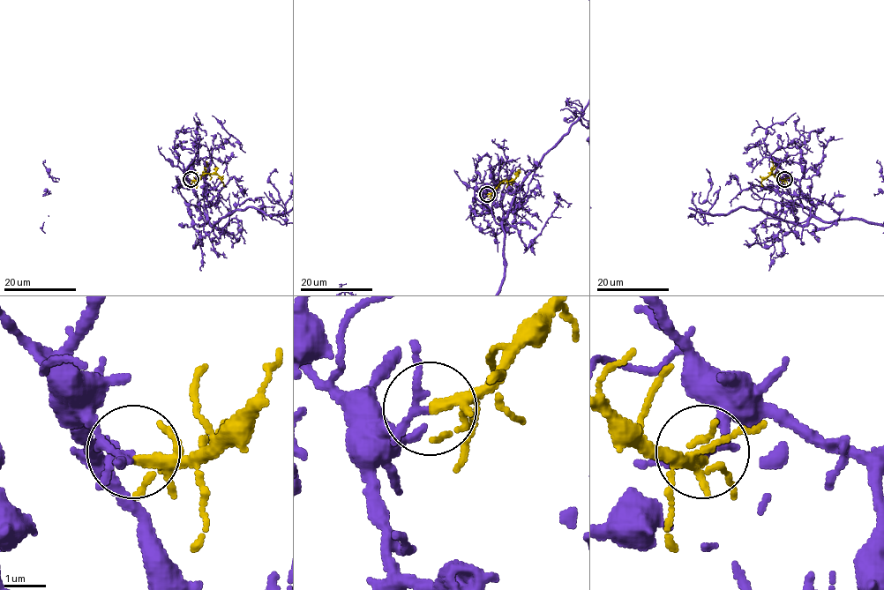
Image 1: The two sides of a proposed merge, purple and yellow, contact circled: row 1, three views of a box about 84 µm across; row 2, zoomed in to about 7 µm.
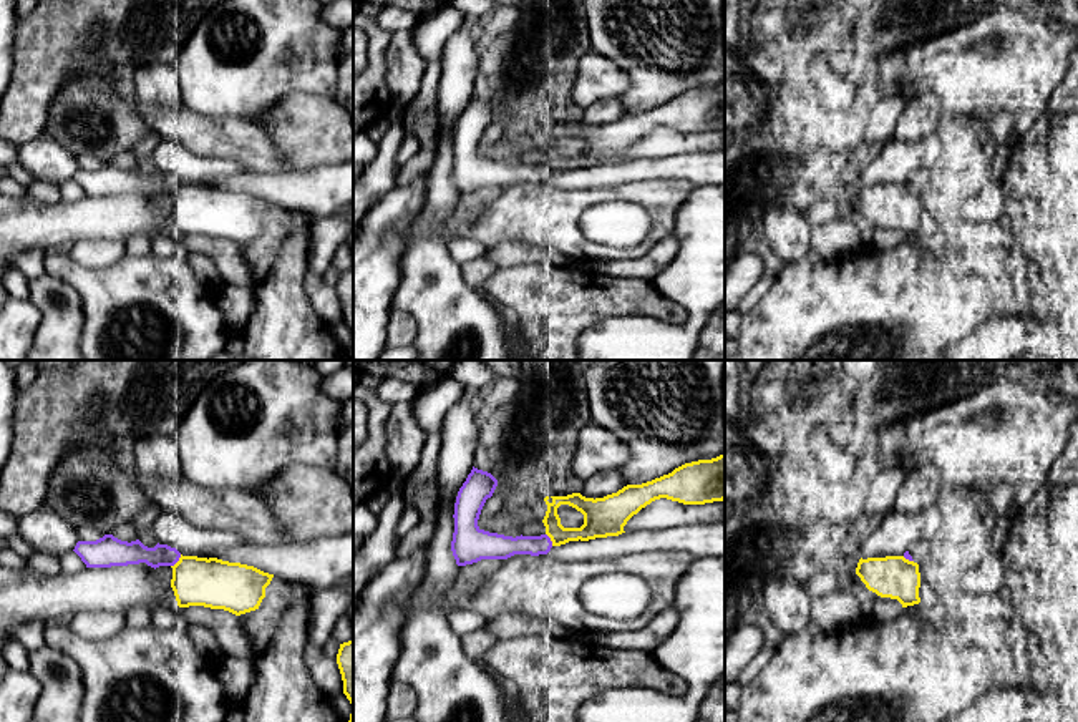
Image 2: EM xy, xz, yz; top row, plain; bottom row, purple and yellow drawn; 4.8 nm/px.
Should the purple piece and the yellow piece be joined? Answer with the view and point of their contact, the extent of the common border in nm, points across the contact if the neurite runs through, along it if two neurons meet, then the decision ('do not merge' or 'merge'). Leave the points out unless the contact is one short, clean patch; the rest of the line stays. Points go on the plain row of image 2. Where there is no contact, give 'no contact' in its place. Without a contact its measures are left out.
contact xy (176, 190); length 80 nm; do not merge

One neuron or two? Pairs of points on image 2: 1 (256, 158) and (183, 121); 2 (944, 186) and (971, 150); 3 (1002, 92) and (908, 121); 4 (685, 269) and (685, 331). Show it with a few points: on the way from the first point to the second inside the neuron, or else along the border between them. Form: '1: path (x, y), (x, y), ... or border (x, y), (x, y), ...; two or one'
1: path (237, 140), (201, 135); one
2: path (952, 178), (964, 166), (964, 158); one
3: border (911, 95), (931, 92), (944, 110); two
4: path (694, 284), (694, 316); one

